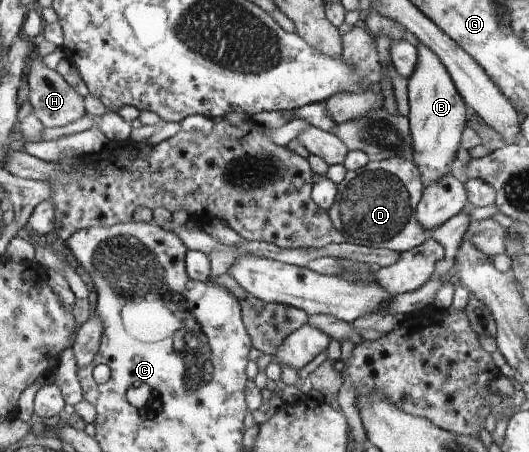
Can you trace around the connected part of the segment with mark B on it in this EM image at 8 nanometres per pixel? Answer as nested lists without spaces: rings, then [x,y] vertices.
[[[421,42],[417,45],[417,51],[419,61],[408,83],[408,119],[415,150],[414,163],[420,169],[421,179],[427,188],[451,173],[452,163],[460,149],[469,109],[440,57]]]

